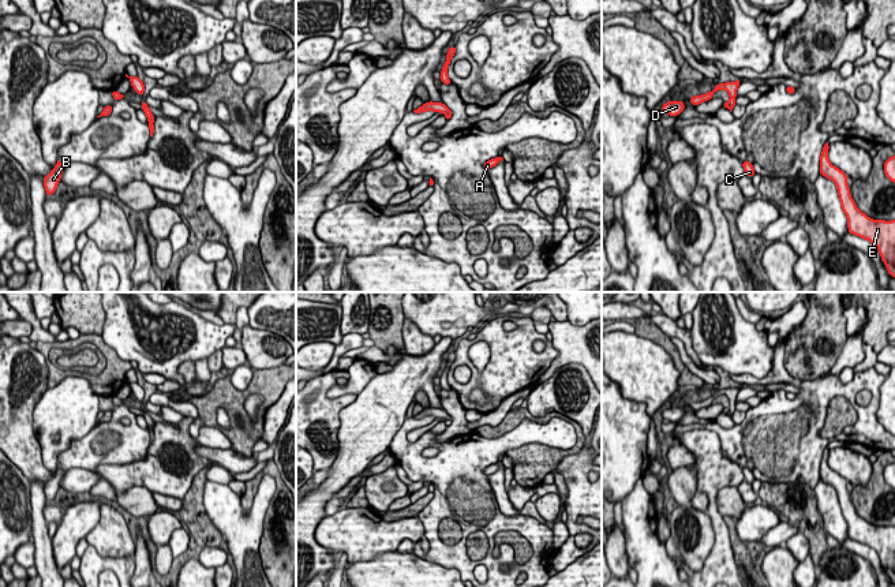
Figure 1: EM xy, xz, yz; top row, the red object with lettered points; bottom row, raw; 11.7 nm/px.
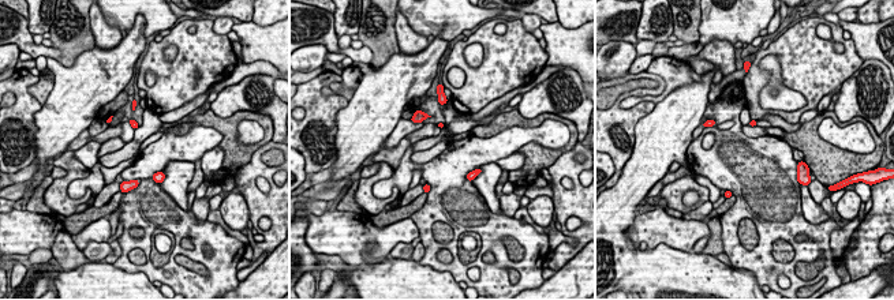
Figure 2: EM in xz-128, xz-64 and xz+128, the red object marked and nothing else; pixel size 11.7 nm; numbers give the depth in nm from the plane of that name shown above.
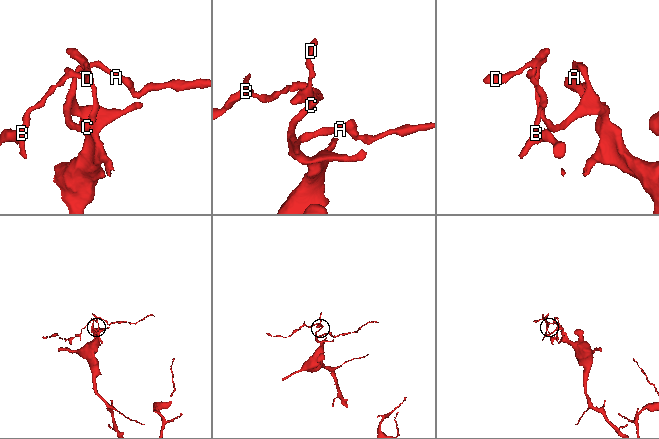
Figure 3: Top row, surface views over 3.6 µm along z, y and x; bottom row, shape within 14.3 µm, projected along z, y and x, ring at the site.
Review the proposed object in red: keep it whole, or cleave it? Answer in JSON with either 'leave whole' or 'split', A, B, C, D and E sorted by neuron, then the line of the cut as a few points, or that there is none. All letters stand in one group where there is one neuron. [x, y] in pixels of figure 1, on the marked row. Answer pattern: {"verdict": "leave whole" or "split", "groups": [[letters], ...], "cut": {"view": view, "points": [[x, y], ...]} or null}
{"verdict": "split", "groups": [["A", "C", "D", "E"], ["B"]], "cut": {"view": "xz", "points": [[446, 112], [450, 113]]}}

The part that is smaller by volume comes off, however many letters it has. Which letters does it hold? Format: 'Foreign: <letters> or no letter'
Foreign: B

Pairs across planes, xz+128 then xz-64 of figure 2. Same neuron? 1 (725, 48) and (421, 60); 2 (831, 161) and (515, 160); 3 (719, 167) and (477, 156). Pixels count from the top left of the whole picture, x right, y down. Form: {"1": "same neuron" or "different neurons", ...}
{"1": "different neurons", "2": "different neurons", "3": "same neuron"}

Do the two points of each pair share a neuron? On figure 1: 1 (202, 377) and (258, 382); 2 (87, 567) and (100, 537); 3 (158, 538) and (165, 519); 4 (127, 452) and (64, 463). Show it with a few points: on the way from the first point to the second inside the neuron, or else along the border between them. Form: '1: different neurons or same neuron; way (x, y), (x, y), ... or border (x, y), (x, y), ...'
1: different neurons; border (210, 389), (197, 396)
2: different neurons; border (89, 543), (103, 556), (126, 556)
3: same neuron; way (160, 534), (163, 523)
4: same neuron; way (112, 456), (108, 459), (79, 459)

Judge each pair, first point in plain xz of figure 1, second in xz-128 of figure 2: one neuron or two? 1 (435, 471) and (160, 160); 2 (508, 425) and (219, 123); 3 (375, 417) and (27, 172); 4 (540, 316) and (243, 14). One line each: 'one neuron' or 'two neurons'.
1: one neuron
2: one neuron
3: two neurons
4: two neurons

